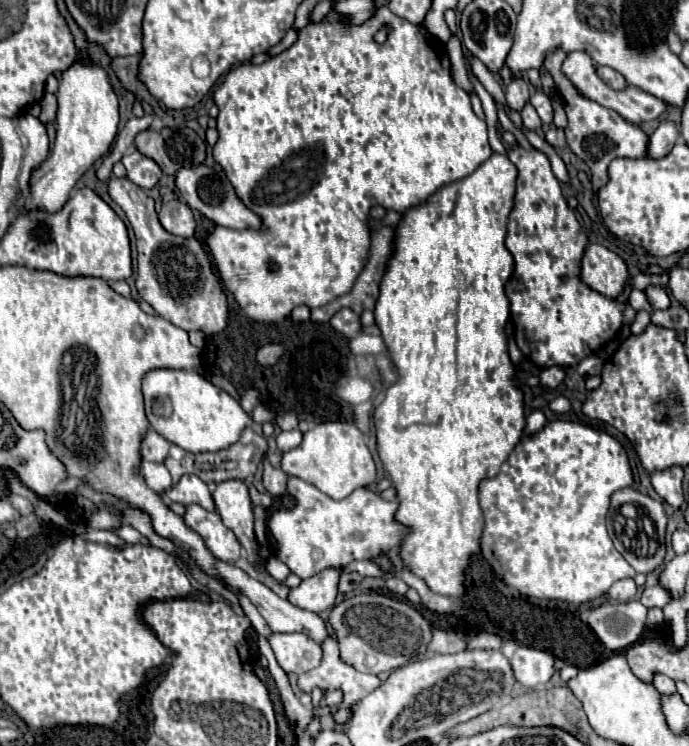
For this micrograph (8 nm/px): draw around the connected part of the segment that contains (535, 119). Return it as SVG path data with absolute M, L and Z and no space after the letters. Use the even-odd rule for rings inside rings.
M530 104L524 106L524 110L522 110L522 124L524 124L524 128L528 128L528 130L536 130L536 128L542 126L540 116L536 114L536 110L534 110Z

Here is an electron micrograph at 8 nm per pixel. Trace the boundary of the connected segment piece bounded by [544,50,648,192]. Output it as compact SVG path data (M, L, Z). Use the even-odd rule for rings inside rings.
M558 50L556 54L550 54L544 62L544 68L548 70L548 74L554 78L556 90L562 94L564 98L564 110L568 116L568 126L566 126L566 140L568 140L568 148L582 158L588 166L590 166L590 174L592 174L592 190L598 192L602 186L606 186L608 182L608 164L614 158L642 158L646 154L646 144L648 144L648 136L640 130L640 126L624 120L616 110L604 108L598 102L592 102L590 98L586 98L570 80L568 76L562 72L562 62L566 60L566 52Z

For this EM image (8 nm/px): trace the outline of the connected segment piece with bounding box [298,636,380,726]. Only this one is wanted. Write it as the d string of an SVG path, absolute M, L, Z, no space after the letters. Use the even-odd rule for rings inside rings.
M332 636L324 642L322 650L324 650L324 656L320 666L302 674L298 678L298 684L304 692L312 692L314 686L318 686L320 690L340 688L344 692L344 710L336 710L334 718L336 718L336 724L342 726L348 718L348 708L360 702L364 694L370 694L376 686L380 686L380 680L374 674L362 674L354 666L346 664L340 656L338 642Z

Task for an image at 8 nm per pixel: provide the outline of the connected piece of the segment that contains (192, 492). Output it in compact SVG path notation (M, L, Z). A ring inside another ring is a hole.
M184 474L168 492L166 498L170 498L172 502L180 502L184 506L188 504L198 504L204 510L214 510L214 502L210 496L208 486L194 474Z

